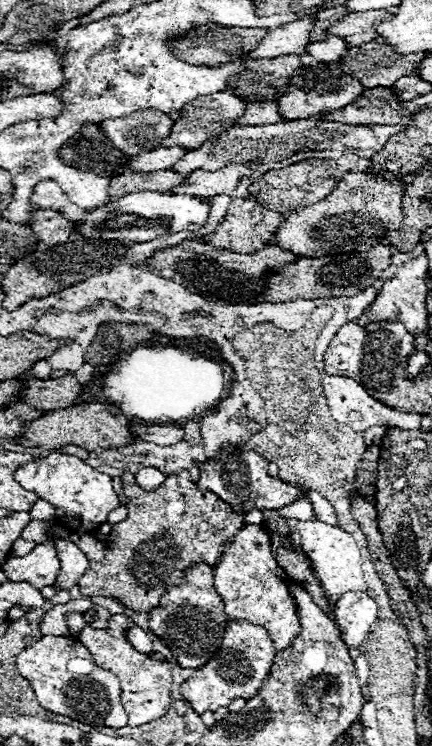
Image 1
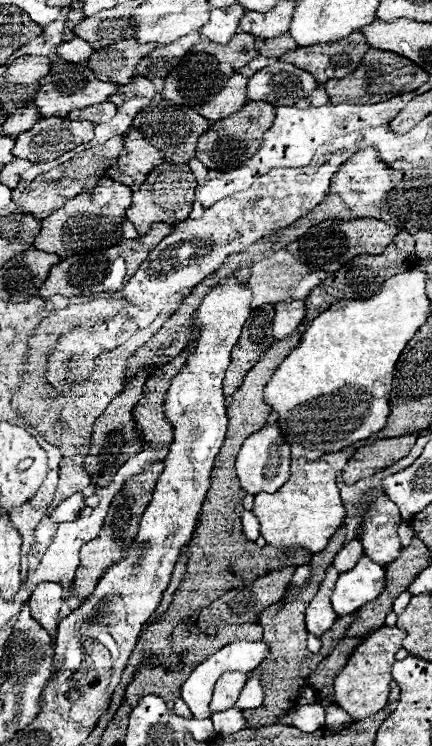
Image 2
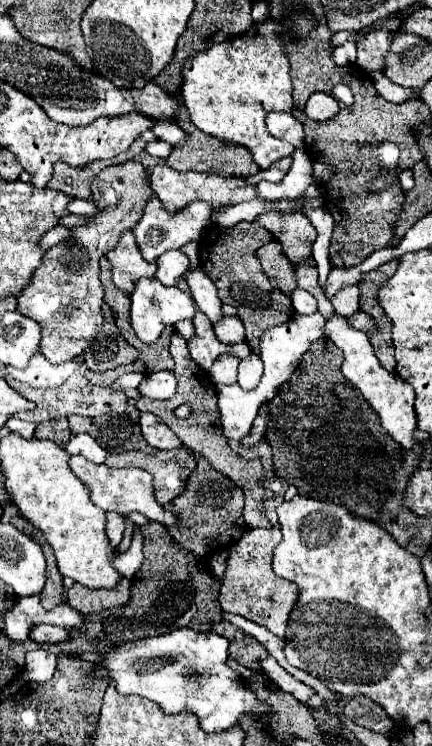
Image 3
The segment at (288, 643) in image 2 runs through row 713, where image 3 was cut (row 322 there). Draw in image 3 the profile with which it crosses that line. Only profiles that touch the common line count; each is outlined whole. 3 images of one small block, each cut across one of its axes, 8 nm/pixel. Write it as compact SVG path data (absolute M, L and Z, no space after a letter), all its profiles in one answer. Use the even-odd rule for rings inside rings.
M238 222L232 228L210 226L208 232L204 232L204 240L200 240L200 266L216 284L220 300L238 310L238 318L246 326L246 344L256 356L260 356L260 332L264 328L274 328L276 324L288 322L294 316L290 298L276 290L260 270L256 250L268 240L272 240L272 234L258 222Z

